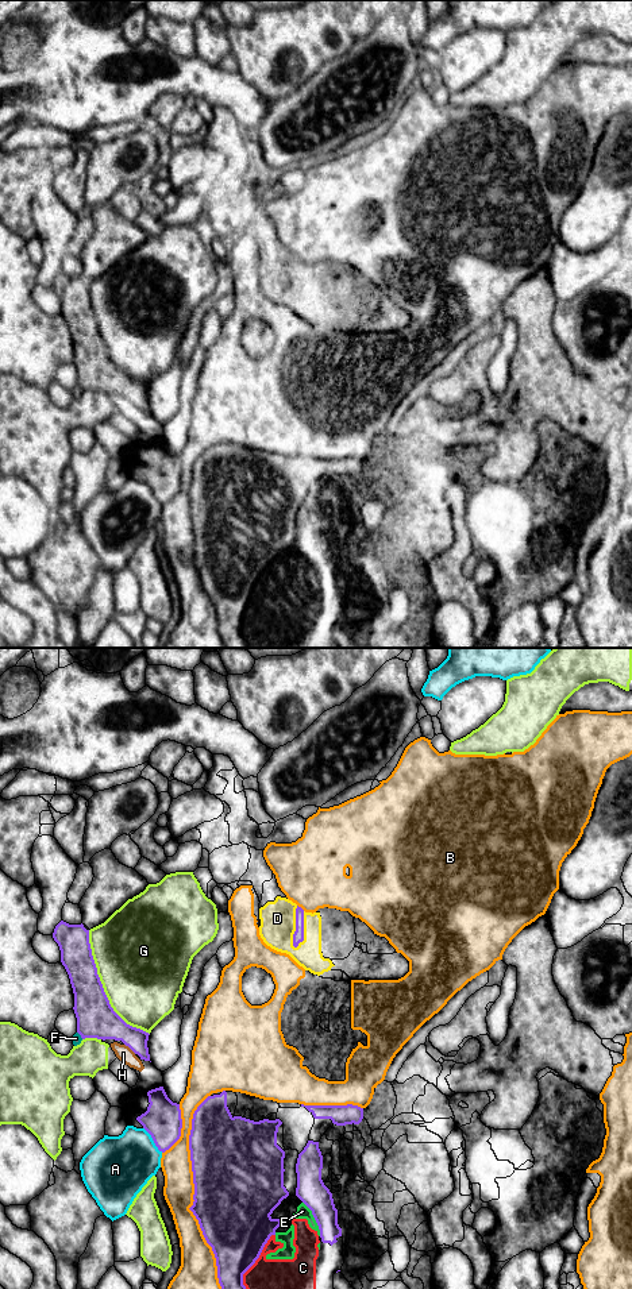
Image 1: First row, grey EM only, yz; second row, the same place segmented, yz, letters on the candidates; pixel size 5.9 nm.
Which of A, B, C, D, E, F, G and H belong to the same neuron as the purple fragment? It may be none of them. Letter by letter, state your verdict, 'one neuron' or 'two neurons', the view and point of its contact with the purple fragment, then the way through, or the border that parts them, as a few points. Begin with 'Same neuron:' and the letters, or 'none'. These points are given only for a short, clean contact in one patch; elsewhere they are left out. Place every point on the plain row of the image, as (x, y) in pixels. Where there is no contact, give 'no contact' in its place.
Same neuron: D
A: two neurons; contact yz (153, 491)
B: two neurons; contact yz (193, 547)
C: two neurons; contact yz (254, 614)
D: one neuron; contact yz (296, 280)
E: two neurons; contact yz (315, 571)
F: two neurons; contact yz (80, 386)
G: two neurons; contact yz (103, 340)
H: two neurons; contact yz (130, 400)

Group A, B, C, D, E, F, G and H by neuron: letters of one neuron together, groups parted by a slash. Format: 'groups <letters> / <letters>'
groups A / B / C E / D / F / G / H

